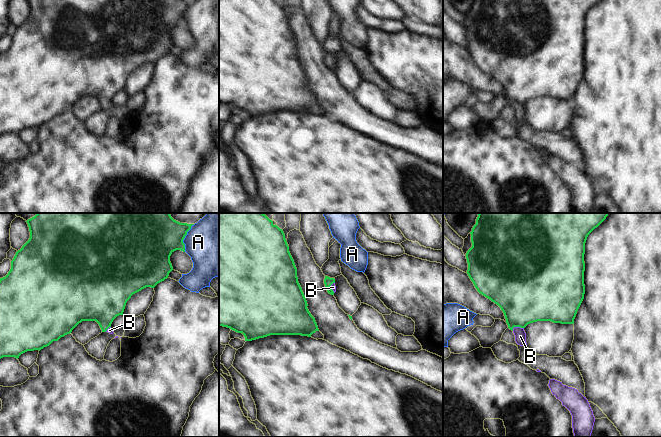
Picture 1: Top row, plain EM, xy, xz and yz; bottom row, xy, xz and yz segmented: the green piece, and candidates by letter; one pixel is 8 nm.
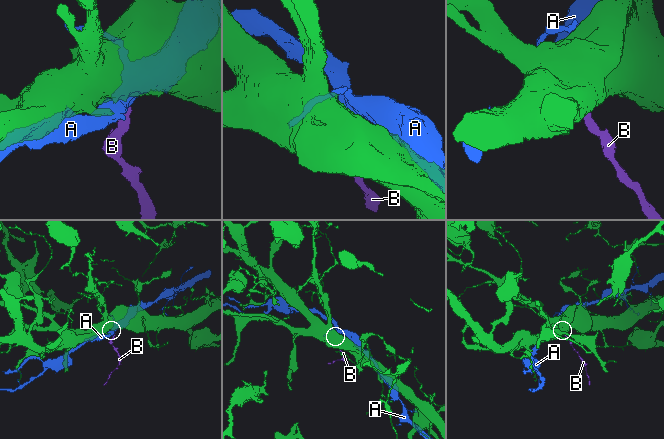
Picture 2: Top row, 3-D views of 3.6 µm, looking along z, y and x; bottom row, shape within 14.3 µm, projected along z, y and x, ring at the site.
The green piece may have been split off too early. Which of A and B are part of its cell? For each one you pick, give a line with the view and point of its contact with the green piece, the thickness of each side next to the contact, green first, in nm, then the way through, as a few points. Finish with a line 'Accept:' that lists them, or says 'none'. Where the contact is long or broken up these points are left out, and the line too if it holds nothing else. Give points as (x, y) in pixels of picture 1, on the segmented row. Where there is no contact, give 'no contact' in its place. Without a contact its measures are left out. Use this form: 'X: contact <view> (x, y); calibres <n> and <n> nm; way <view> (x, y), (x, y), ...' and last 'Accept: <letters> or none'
B: contact yz (517, 326); calibres 440 and 100 nm; way yz (525, 296), (517, 326), (520, 336)
Accept: B

